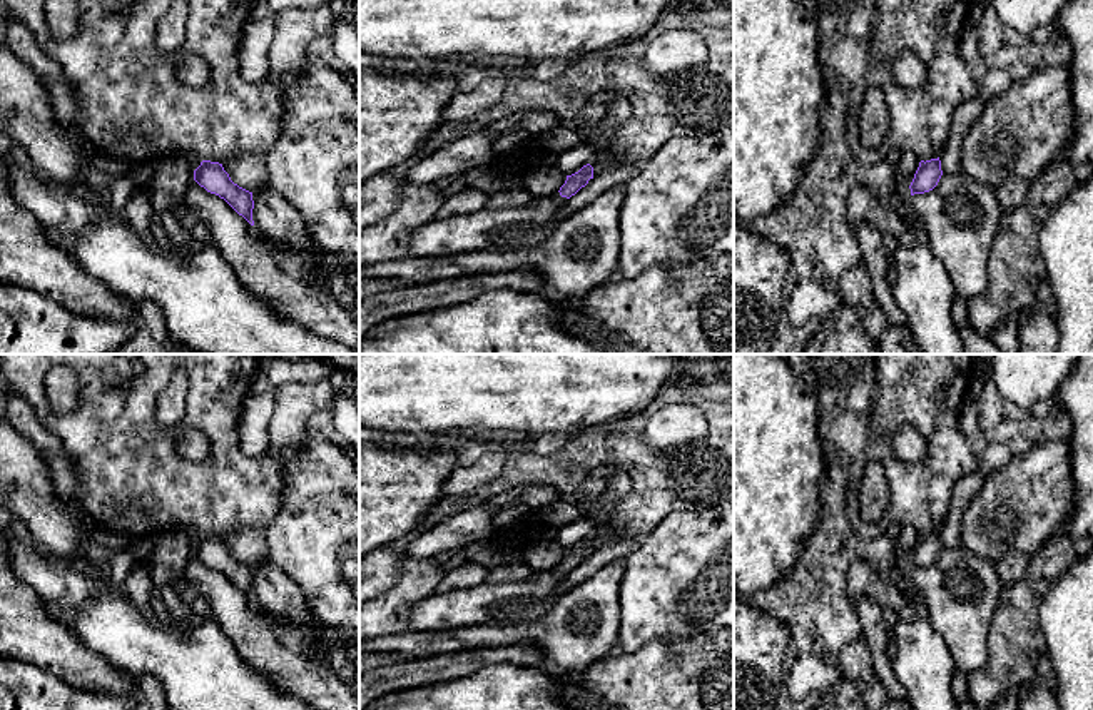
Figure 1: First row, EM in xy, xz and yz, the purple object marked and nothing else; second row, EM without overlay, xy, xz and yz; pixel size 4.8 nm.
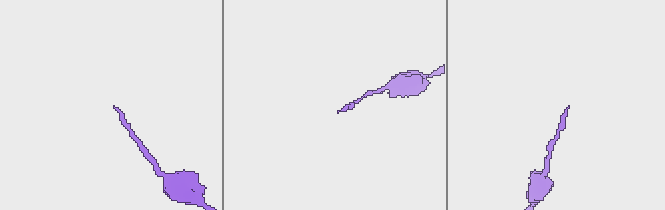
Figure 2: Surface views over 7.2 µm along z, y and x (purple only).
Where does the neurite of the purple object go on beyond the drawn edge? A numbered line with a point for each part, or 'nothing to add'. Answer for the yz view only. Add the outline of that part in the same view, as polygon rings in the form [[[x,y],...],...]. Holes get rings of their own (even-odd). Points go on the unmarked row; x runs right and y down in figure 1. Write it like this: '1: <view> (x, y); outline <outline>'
nothing to add

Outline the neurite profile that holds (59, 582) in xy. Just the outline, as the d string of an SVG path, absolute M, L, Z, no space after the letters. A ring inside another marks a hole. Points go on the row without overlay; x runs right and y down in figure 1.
M10 531L8 553L15 575L28 585L55 611L77 611L97 590L97 576L87 575L72 561L40 556Z

